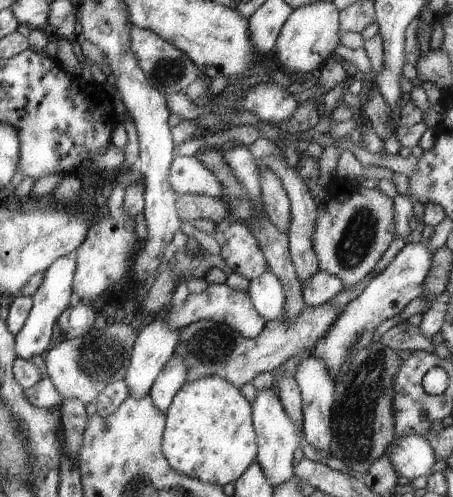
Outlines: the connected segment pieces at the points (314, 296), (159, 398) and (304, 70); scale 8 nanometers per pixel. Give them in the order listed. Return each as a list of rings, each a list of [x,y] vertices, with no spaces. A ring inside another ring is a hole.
[[[319,270],[302,284],[301,293],[307,306],[315,307],[330,302],[344,288],[343,282],[337,276]]]
[[[172,355],[170,362],[163,368],[155,380],[149,395],[154,401],[155,407],[166,414],[168,407],[171,406],[175,394],[183,388],[187,380],[190,366],[182,357]]]
[[[333,2],[310,3],[295,9],[286,20],[272,53],[278,58],[278,64],[282,66],[283,72],[288,70],[289,75],[294,74],[300,79],[306,79],[306,75],[314,73],[316,68],[322,66],[324,60],[328,60],[334,54],[334,48],[338,46],[341,33],[339,10]]]

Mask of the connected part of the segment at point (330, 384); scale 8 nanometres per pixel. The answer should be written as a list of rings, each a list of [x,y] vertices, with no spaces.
[[[311,354],[299,363],[294,375],[303,402],[301,432],[303,433],[304,443],[311,444],[320,452],[320,456],[328,459],[330,456],[333,456],[331,447],[333,435],[331,431],[331,410],[334,404],[335,380],[329,375],[326,363]]]

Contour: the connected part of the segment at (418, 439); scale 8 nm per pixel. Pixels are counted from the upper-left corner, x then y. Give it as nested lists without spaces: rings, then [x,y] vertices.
[[[420,435],[395,437],[384,455],[390,457],[398,476],[410,481],[430,474],[437,460],[432,444]]]

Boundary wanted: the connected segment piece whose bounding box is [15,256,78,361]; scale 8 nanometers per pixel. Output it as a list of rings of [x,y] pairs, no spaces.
[[[74,256],[60,257],[43,272],[44,280],[37,292],[32,295],[33,307],[24,326],[15,336],[15,353],[18,358],[30,361],[32,356],[40,356],[48,350],[54,334],[54,324],[59,316],[67,310],[73,302],[74,276],[78,268],[77,258]]]

